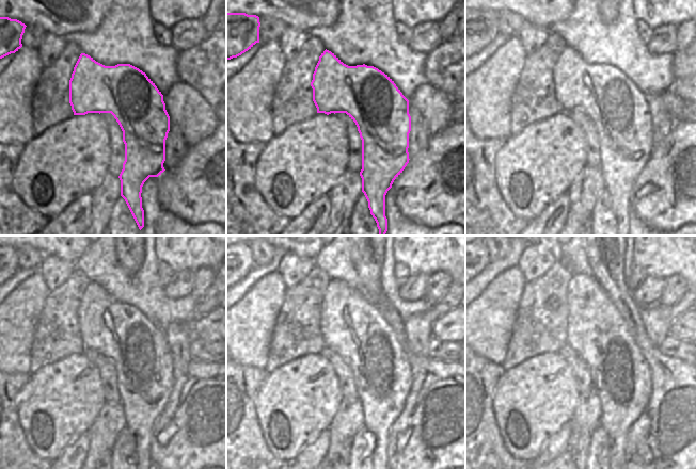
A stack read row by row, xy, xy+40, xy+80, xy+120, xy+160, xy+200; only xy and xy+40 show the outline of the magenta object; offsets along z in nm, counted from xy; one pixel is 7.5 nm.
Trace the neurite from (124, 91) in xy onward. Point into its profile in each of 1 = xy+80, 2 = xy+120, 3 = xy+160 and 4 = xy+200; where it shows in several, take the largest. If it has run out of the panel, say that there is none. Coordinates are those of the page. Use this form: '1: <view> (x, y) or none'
1: xy+80 (619, 111)
2: xy+120 (137, 346)
3: xy+160 (352, 326)
4: xy+200 (621, 378)

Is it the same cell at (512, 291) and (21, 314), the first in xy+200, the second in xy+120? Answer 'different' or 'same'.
same

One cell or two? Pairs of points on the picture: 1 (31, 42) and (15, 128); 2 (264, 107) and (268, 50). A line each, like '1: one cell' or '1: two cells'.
1: two cells
2: one cell

